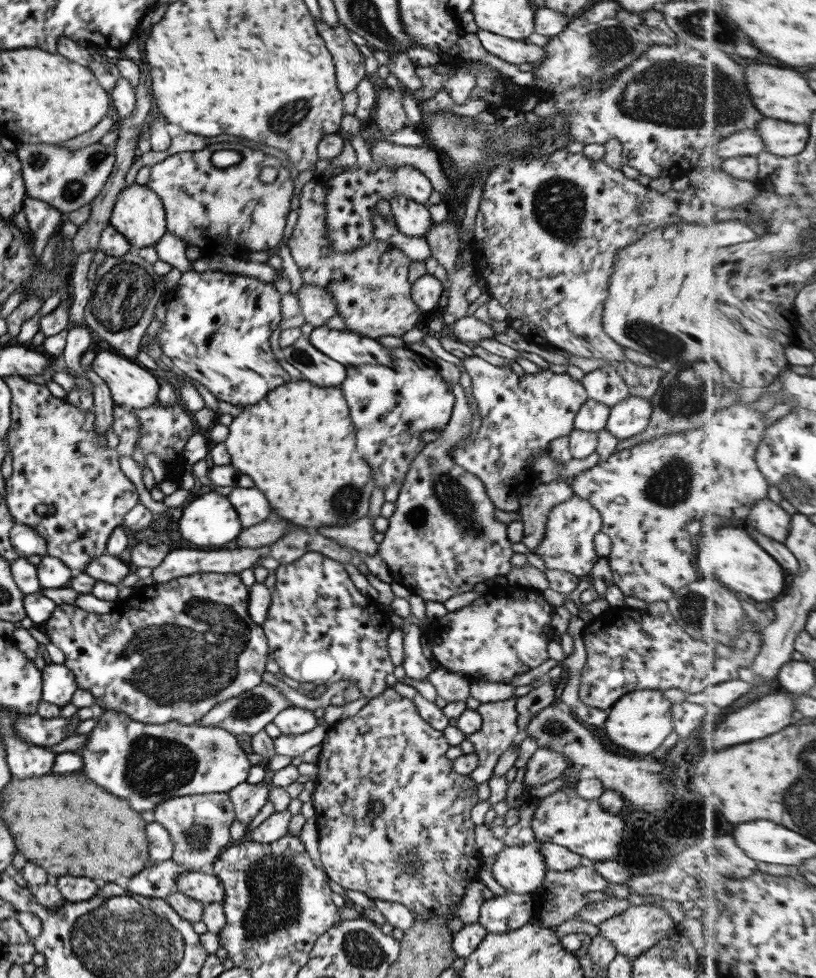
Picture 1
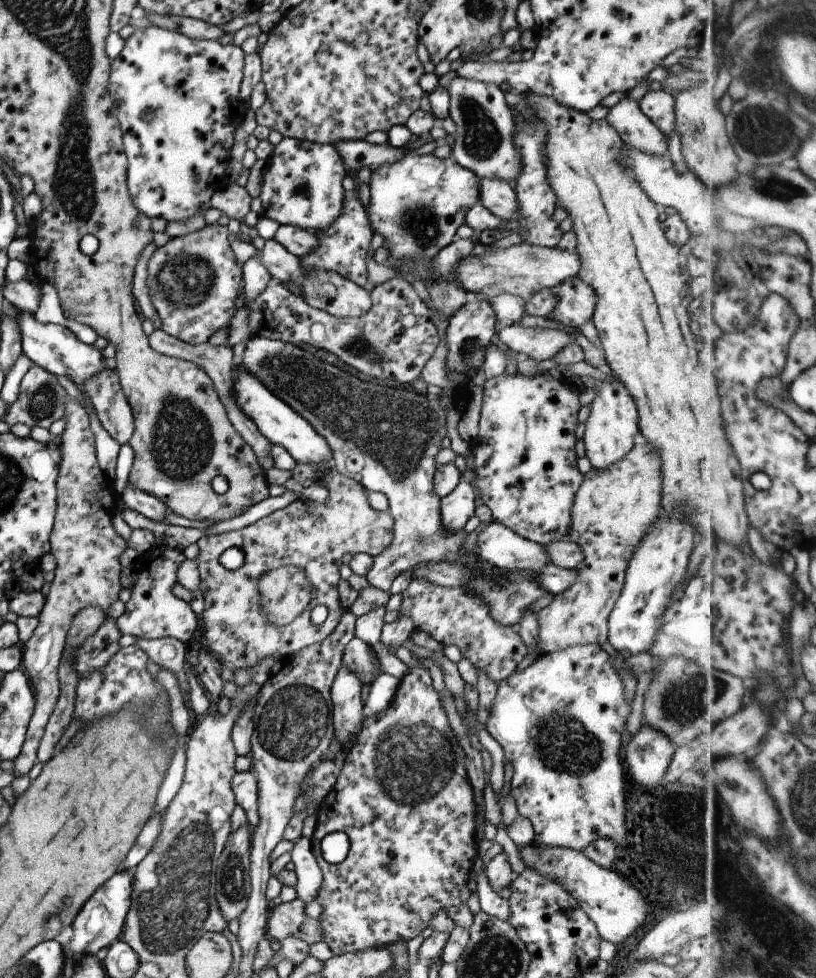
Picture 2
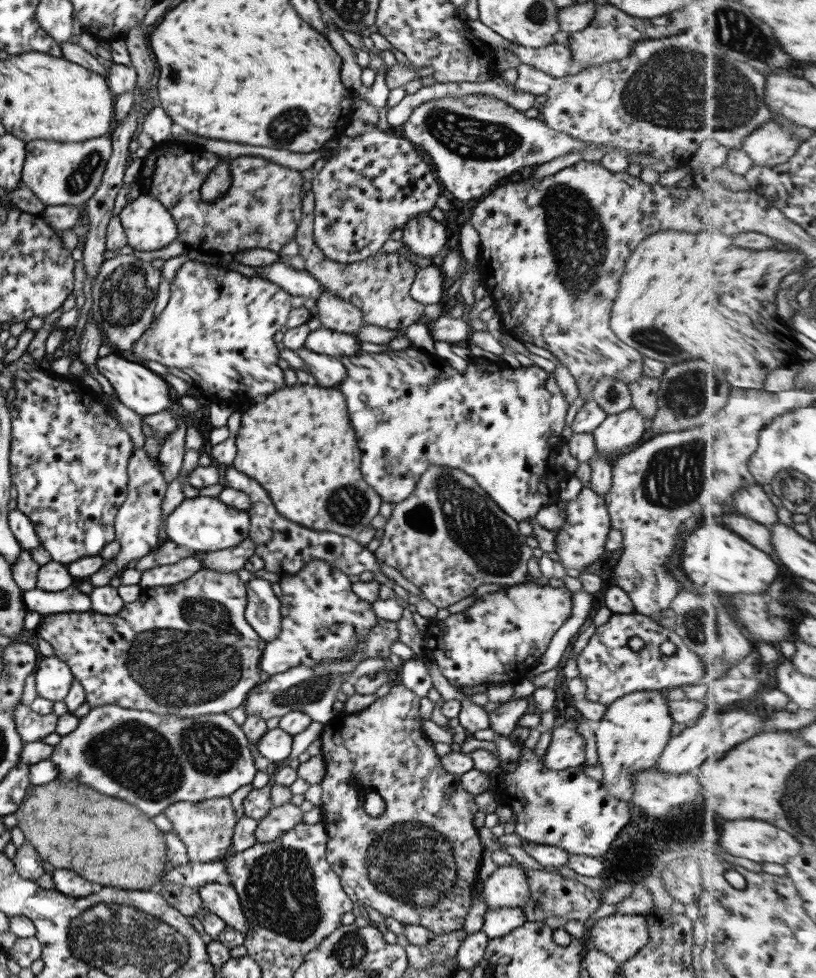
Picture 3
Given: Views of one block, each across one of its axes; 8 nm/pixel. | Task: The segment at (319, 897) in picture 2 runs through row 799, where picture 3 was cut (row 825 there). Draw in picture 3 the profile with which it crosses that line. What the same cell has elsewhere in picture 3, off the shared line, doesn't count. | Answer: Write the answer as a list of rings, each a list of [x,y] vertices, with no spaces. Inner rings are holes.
[[[393,682],[389,692],[385,696],[379,697],[373,704],[369,704],[365,710],[360,710],[357,713],[339,712],[333,715],[322,726],[322,731],[319,736],[320,740],[320,755],[325,763],[325,774],[323,780],[319,782],[321,786],[321,804],[319,805],[321,813],[321,824],[327,834],[325,860],[329,864],[329,868],[340,879],[340,886],[343,892],[357,905],[363,904],[367,908],[377,910],[383,916],[391,916],[403,924],[419,924],[423,928],[427,928],[434,935],[443,935],[453,930],[461,930],[465,920],[465,914],[469,910],[470,897],[472,896],[472,888],[476,881],[478,864],[482,857],[483,847],[479,843],[477,830],[472,824],[472,819],[478,809],[475,807],[474,797],[463,790],[463,787],[458,783],[460,780],[455,775],[449,774],[442,769],[439,756],[434,752],[433,742],[423,734],[421,726],[422,719],[419,716],[420,698],[407,690],[405,686],[398,682]],[[349,779],[353,783],[349,783]],[[455,784],[455,790],[448,796],[445,796],[447,788],[451,788]],[[358,786],[358,788],[357,788]],[[365,789],[373,790],[383,802],[383,811],[380,816],[372,818],[365,810],[359,807],[357,803],[357,795],[363,794]]]

